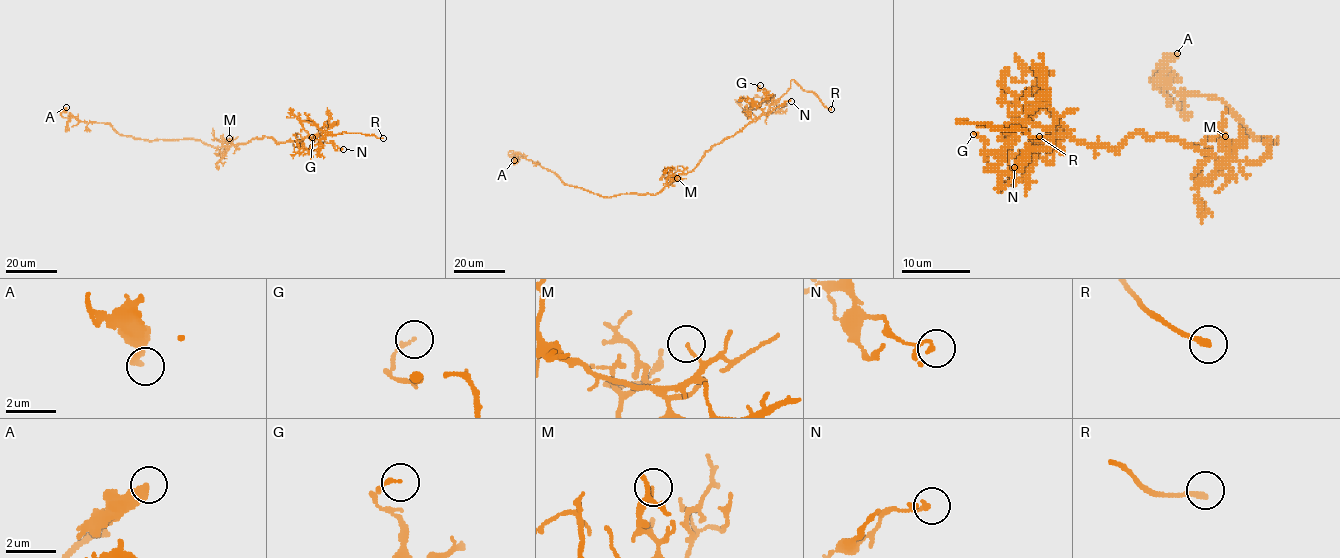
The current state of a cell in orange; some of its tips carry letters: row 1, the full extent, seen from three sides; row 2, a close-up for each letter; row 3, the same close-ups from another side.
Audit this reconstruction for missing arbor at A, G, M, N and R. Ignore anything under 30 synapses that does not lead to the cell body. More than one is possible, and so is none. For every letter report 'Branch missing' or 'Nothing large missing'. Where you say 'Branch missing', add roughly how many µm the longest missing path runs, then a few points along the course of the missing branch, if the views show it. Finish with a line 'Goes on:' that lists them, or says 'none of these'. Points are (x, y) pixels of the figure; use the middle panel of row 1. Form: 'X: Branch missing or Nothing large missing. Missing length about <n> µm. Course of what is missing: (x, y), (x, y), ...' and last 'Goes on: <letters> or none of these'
A: Nothing large missing
G: Nothing large missing
M: Nothing large missing
N: Nothing large missing
R: Branch missing. Missing length about 25 µm. Course of what is missing: (831, 109), (852, 117), (880, 135)
Goes on: R

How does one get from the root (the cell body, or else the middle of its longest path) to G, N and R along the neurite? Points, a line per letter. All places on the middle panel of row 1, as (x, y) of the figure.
G: (678, 176), (690, 172), (712, 146), (740, 132), (767, 111), (773, 99), (765, 89), (758, 88), (760, 85)
N: (678, 176), (690, 172), (712, 146), (791, 101)
R: (678, 176), (690, 172), (712, 146), (764, 115), (786, 92), (792, 80), (803, 90), (812, 91), (831, 109)

